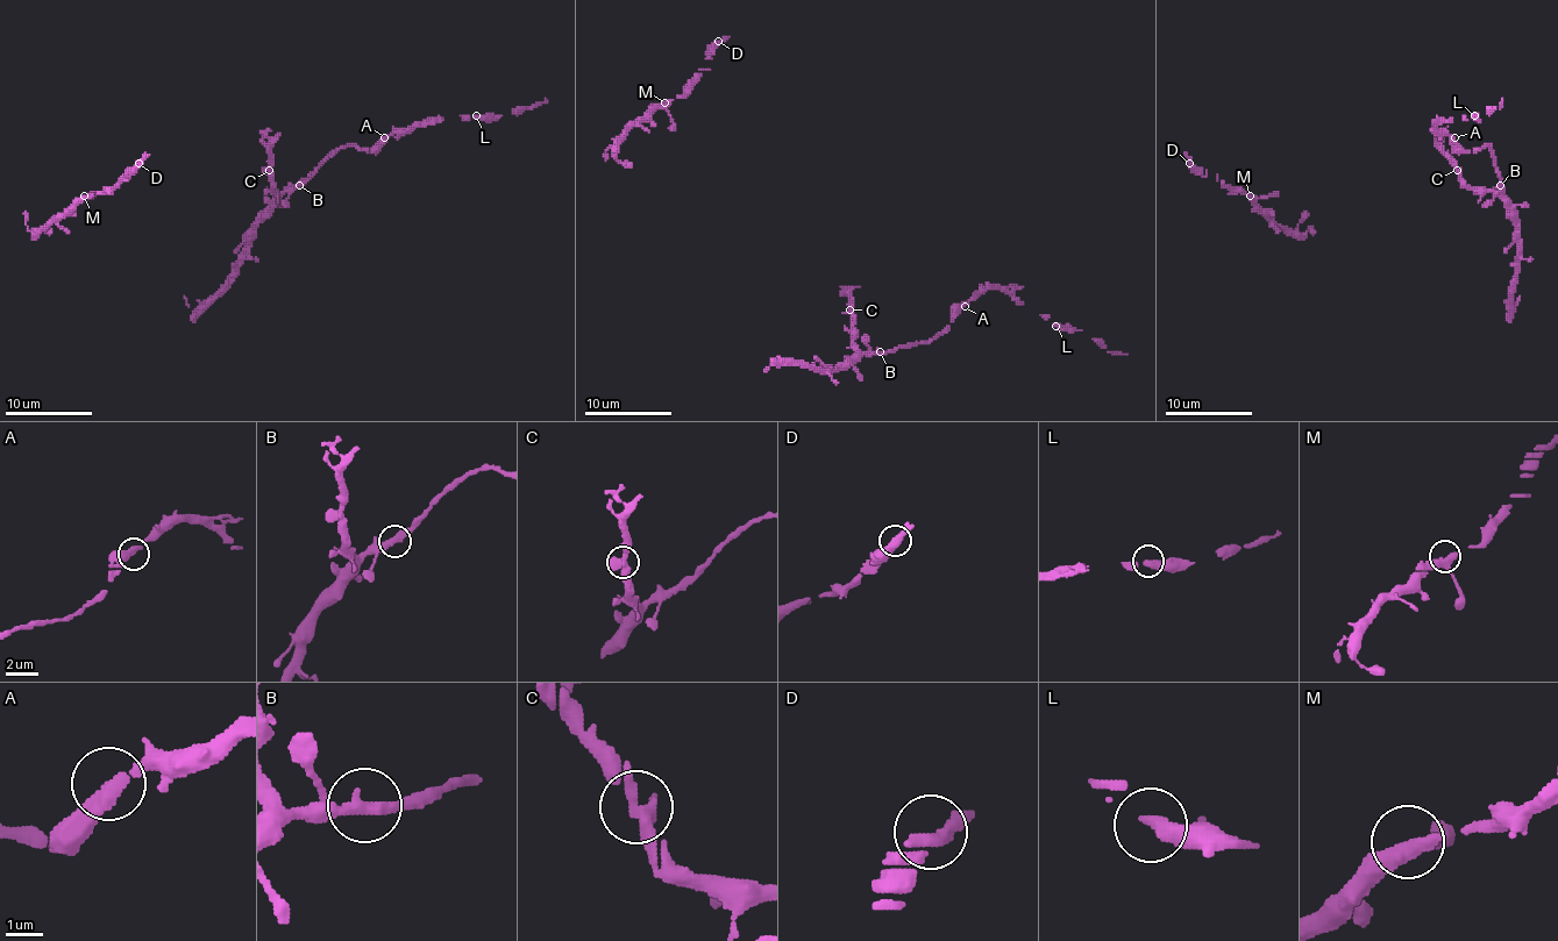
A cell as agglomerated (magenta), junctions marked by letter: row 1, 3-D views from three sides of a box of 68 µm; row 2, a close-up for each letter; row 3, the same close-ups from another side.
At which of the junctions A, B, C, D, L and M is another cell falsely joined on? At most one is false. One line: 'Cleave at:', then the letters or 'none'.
Cleave at: none

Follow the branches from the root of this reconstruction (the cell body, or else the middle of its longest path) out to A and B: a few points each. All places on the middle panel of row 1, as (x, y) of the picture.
A: (851, 308), (851, 336), (862, 351), (895, 351), (936, 339), (965, 306)
B: (851, 308), (853, 343), (862, 351), (880, 351)

